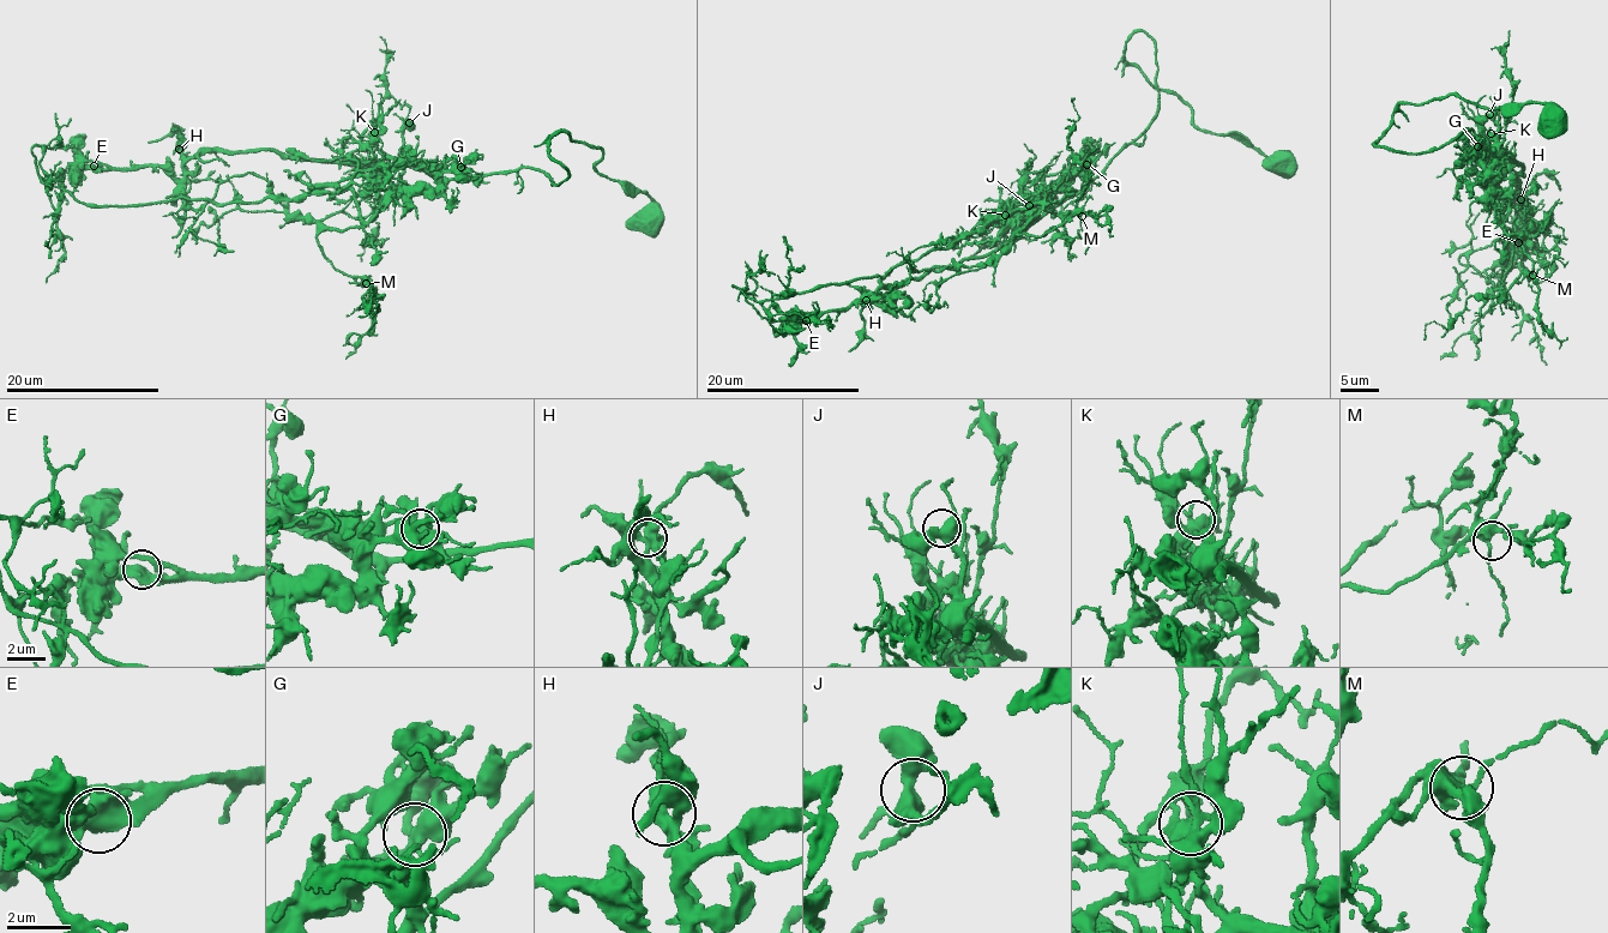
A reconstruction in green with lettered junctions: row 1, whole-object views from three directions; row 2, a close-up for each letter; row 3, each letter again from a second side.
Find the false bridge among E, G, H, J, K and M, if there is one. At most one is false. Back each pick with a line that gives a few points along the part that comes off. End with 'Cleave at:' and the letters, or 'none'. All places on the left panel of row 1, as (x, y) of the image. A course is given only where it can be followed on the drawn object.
H: foreign part runs (179, 148), (194, 209), (257, 175), (291, 215), (361, 224), (348, 190), (89, 204), (58, 173), (46, 282)
Cleave at: H

